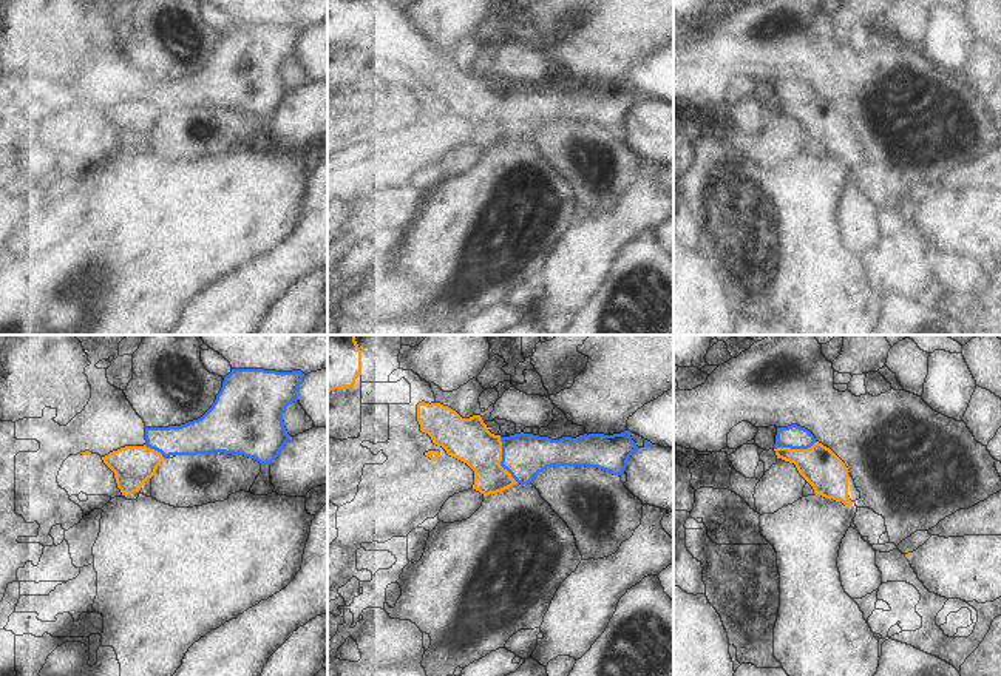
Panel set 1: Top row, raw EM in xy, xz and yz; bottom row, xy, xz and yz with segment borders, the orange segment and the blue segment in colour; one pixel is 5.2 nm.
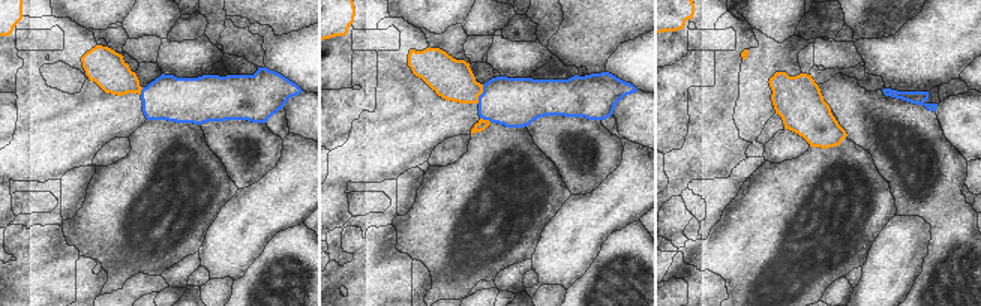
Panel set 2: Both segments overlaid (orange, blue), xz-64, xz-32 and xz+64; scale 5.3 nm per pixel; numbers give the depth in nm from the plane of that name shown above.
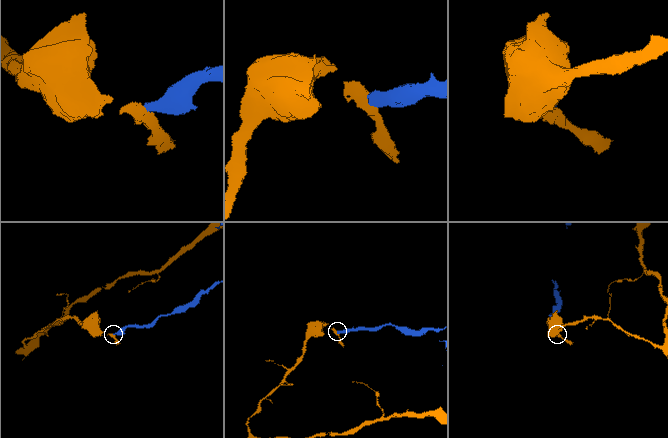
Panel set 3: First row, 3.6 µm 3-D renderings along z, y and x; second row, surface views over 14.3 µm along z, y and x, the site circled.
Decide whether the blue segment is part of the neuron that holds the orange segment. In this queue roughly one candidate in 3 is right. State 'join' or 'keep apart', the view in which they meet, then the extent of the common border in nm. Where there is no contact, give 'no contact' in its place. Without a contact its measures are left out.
keep apart; contact in xz; length 260 nm

